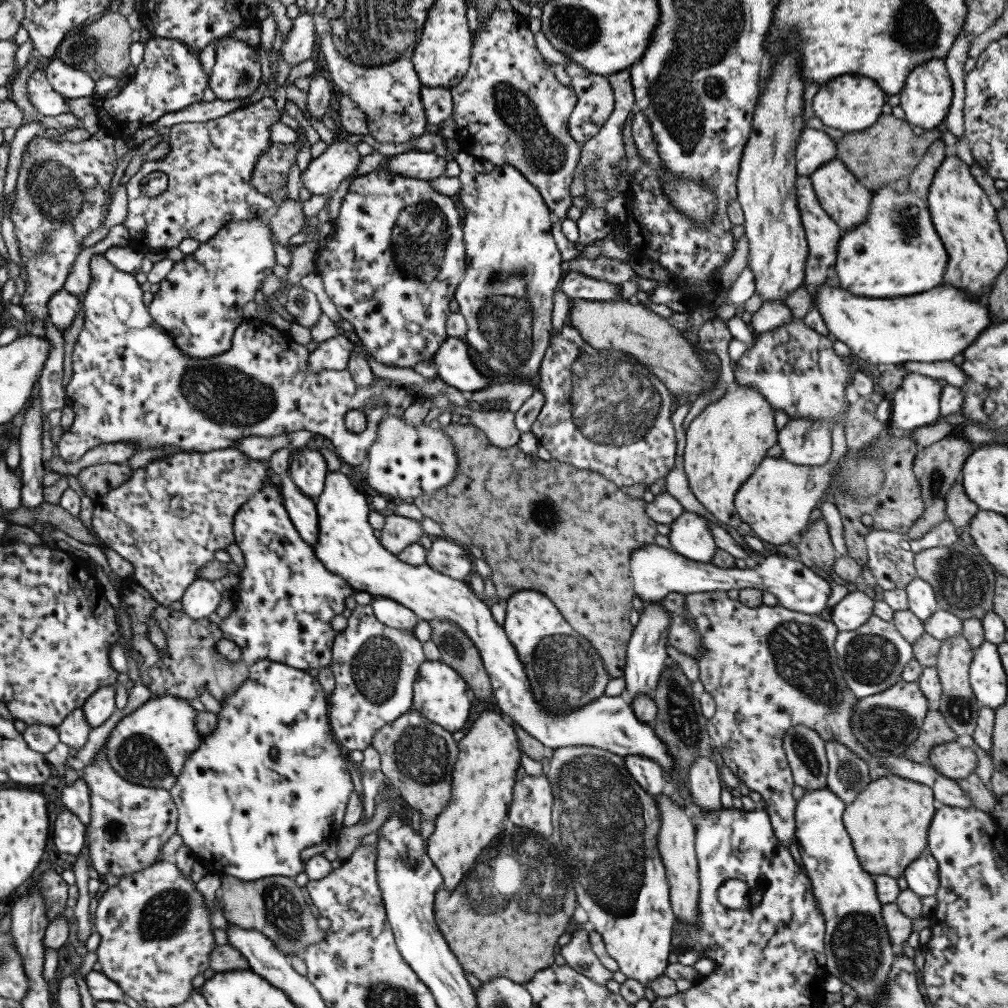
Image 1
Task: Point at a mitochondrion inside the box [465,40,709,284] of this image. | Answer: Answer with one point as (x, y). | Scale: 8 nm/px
(544, 153)

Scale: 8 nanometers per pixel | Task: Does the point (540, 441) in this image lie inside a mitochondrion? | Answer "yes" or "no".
no

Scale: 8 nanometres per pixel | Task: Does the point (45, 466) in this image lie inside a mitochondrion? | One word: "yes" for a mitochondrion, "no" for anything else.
no

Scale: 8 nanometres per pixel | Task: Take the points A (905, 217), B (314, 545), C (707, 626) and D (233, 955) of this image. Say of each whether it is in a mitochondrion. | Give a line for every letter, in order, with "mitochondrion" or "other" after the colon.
A: mitochondrion
B: other
C: other
D: other

